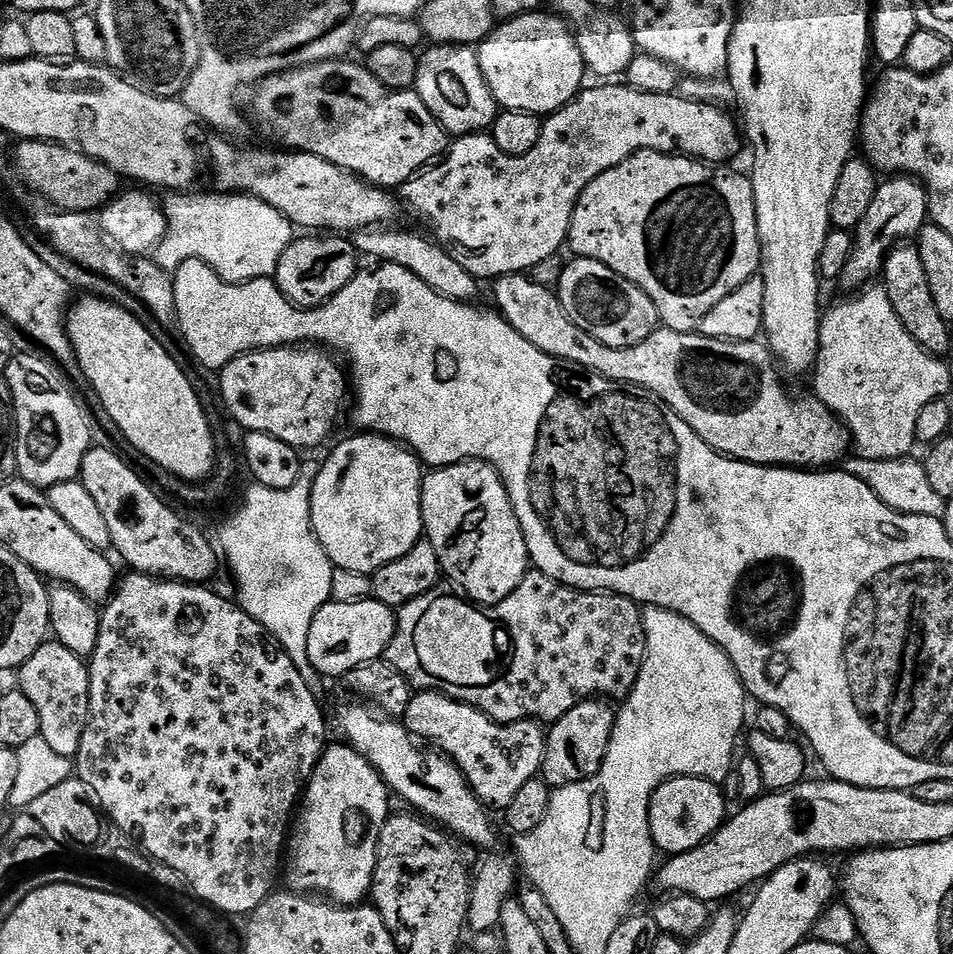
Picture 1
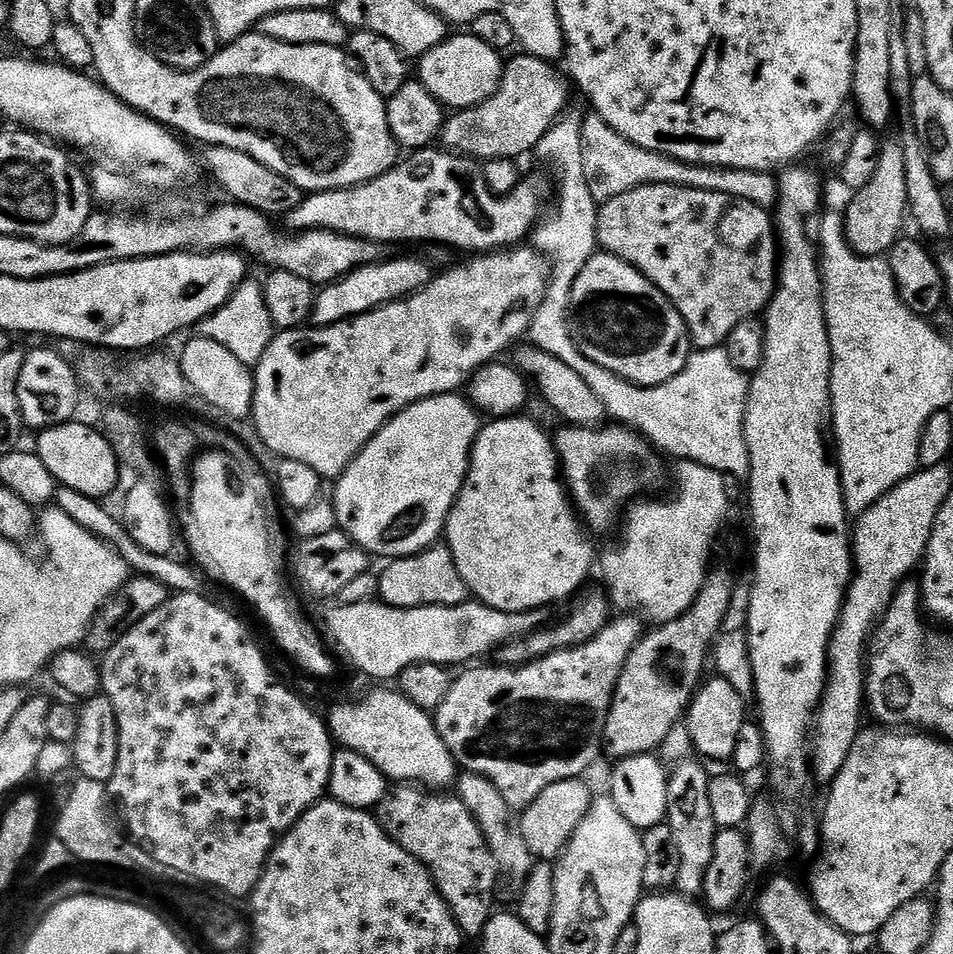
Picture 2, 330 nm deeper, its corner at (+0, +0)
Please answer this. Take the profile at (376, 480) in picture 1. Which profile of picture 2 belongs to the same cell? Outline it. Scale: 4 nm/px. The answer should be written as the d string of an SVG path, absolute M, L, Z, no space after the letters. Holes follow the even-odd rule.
M460 394L431 396L402 409L335 481L334 505L339 531L345 532L363 552L383 558L412 556L441 539L450 510L464 485L472 447L482 427L481 413L462 397Z

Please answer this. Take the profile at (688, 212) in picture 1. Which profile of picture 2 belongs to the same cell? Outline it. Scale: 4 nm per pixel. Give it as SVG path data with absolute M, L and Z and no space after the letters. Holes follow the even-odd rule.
M655 184L654 186L638 186L634 190L626 190L626 194L618 194L618 198L610 198L610 202L599 205L599 209L597 245L603 251L622 258L622 262L638 269L673 304L678 310L678 314L682 314L684 325L688 328L689 341L697 349L721 347L727 341L730 330L734 330L734 326L738 326L738 322L759 317L771 302L778 283L778 236L774 231L773 217L754 202L734 198L730 194L718 194L710 190L694 190L673 184Z

